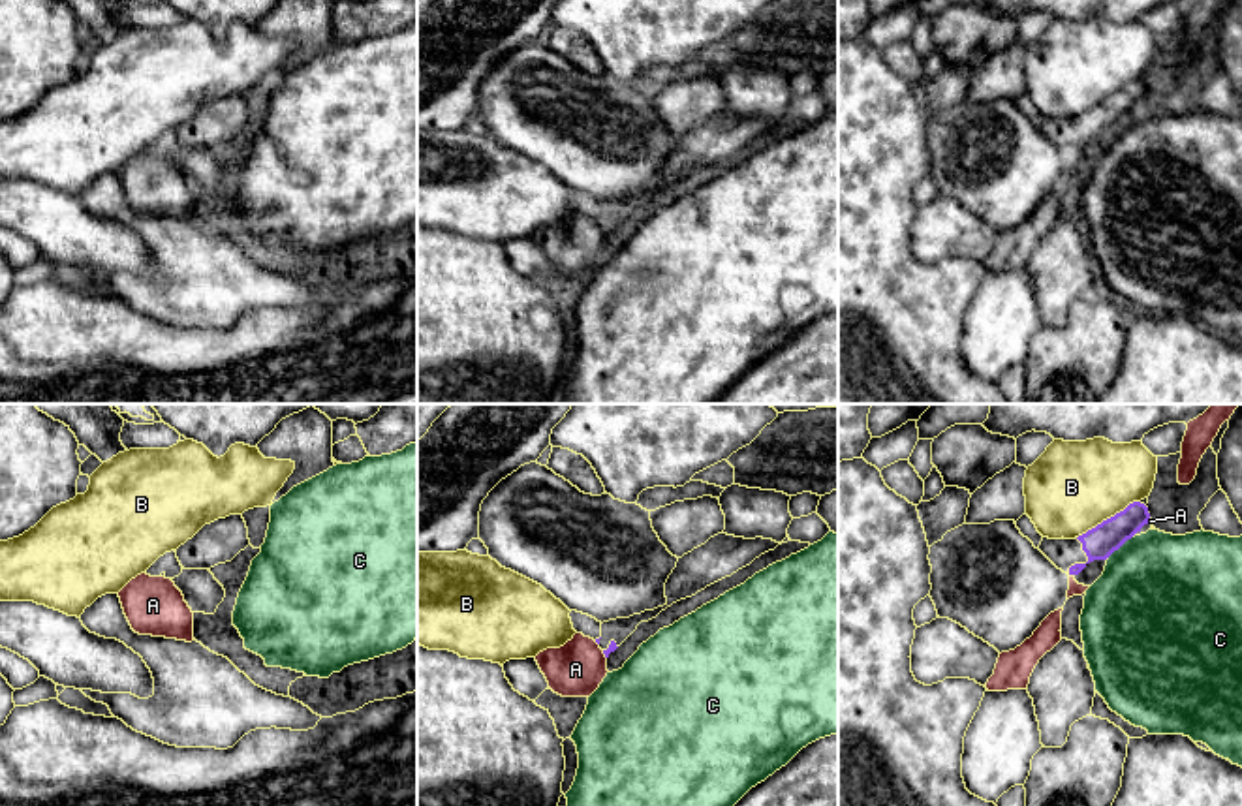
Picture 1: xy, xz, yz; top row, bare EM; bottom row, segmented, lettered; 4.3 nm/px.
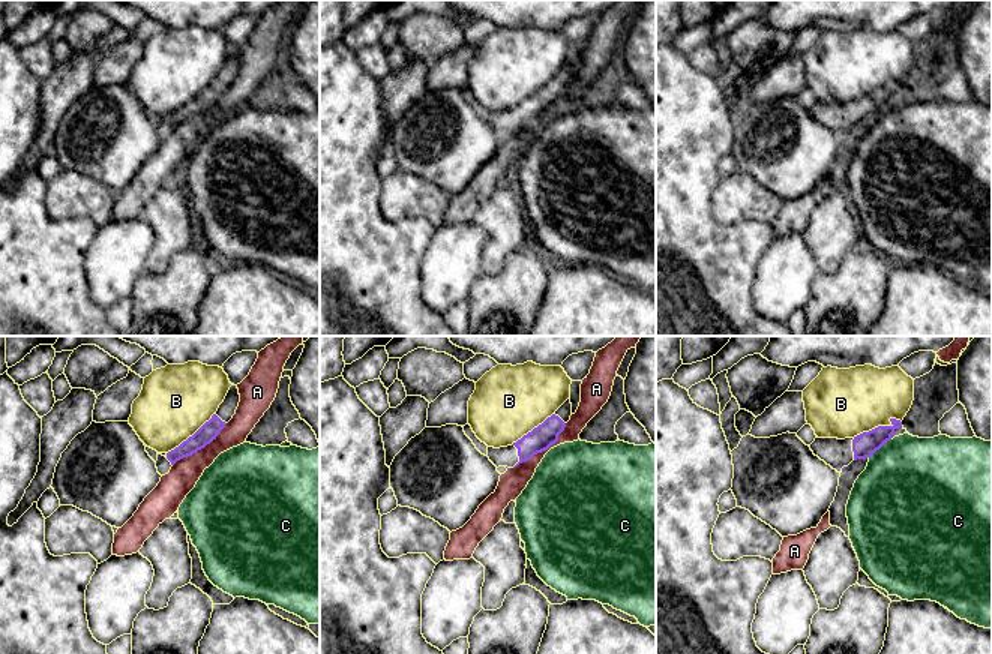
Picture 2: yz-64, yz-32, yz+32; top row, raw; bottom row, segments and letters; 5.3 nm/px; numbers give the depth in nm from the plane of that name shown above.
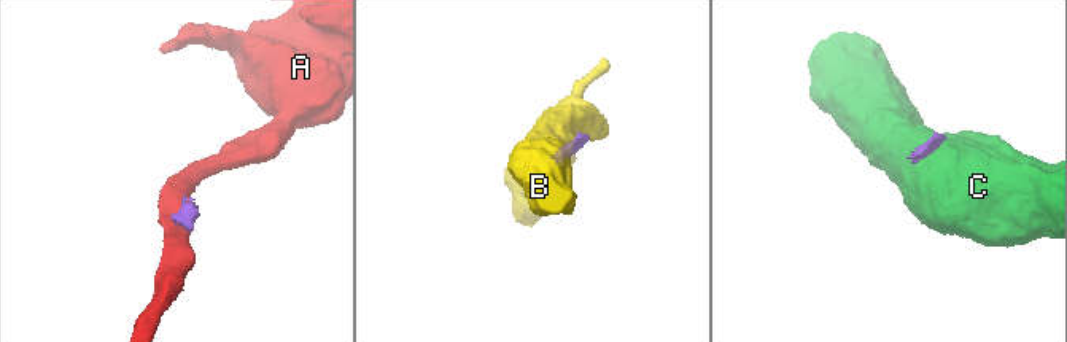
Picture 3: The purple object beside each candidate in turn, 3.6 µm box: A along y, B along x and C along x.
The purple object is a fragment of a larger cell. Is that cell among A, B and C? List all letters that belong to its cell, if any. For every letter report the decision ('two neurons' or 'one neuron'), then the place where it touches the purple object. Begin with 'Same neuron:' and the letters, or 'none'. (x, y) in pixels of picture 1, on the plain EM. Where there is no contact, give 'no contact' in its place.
Same neuron: none
A: two neurons; contact xz (604, 232)
B: two neurons; contact yz (1107, 98)
C: two neurons; contact yz (1118, 126)

